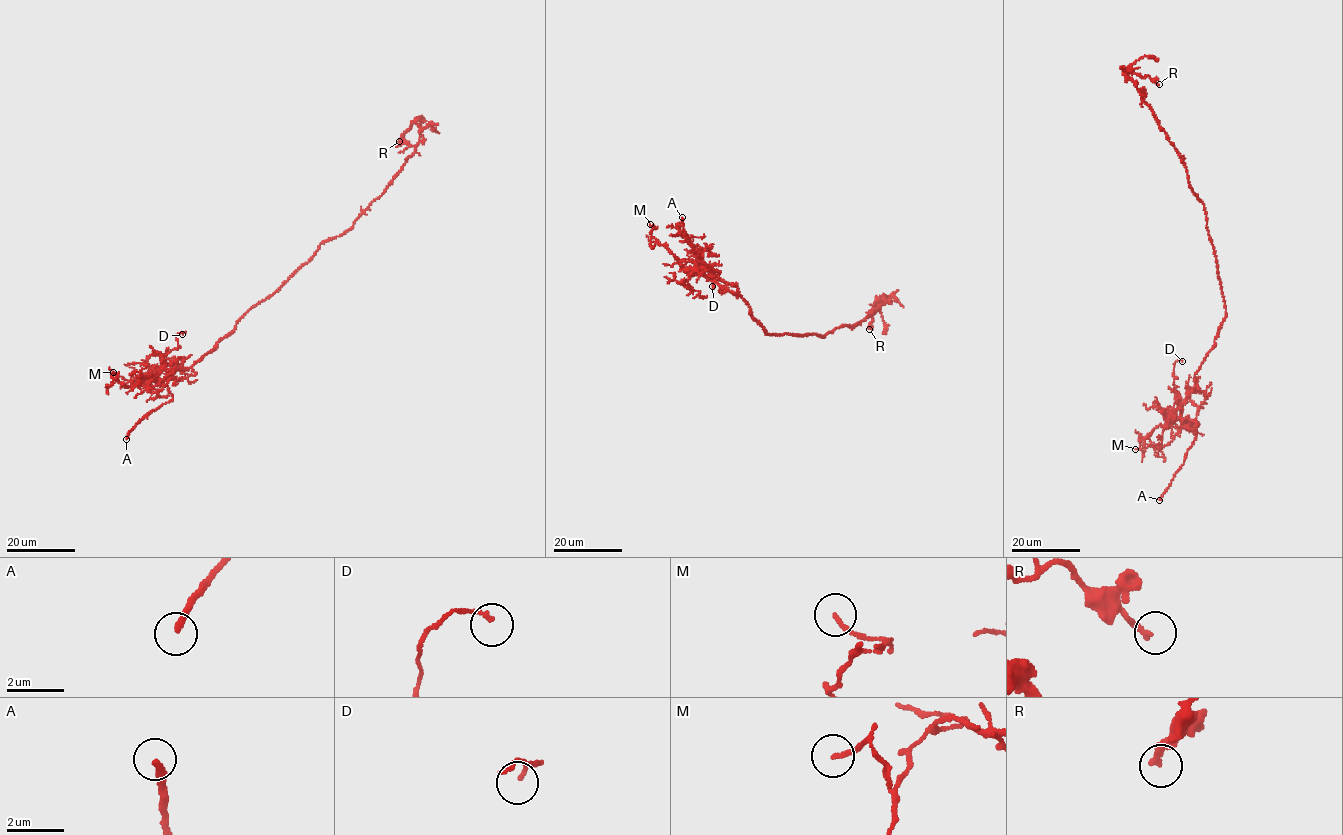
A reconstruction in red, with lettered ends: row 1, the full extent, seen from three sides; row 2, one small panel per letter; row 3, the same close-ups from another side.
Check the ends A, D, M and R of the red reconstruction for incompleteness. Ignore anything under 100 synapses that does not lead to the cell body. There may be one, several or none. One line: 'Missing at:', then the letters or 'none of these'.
Missing at: A

